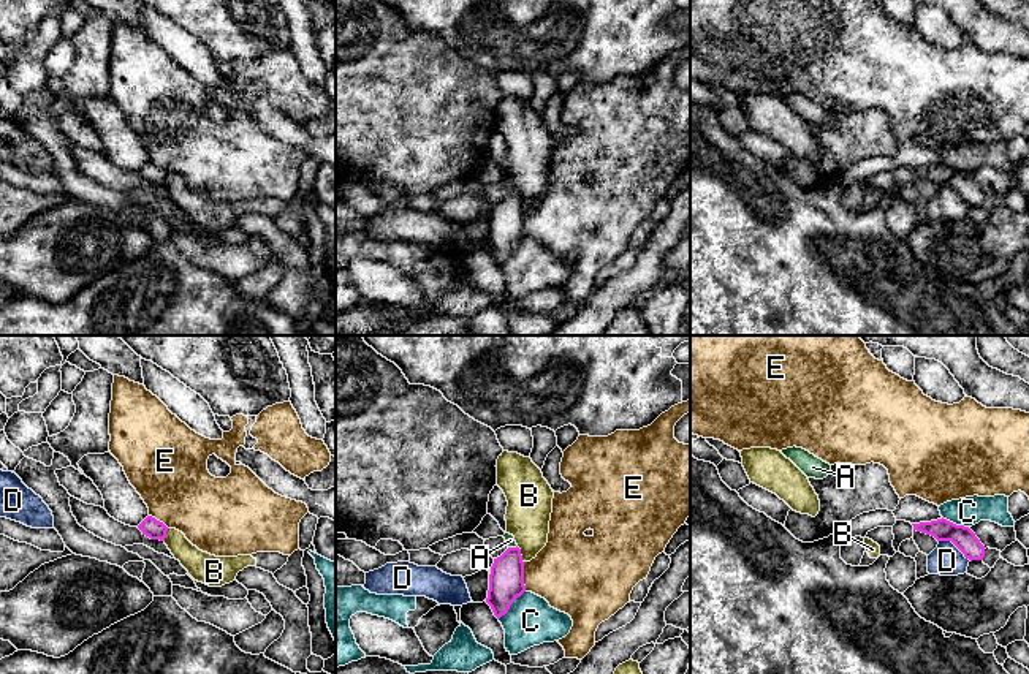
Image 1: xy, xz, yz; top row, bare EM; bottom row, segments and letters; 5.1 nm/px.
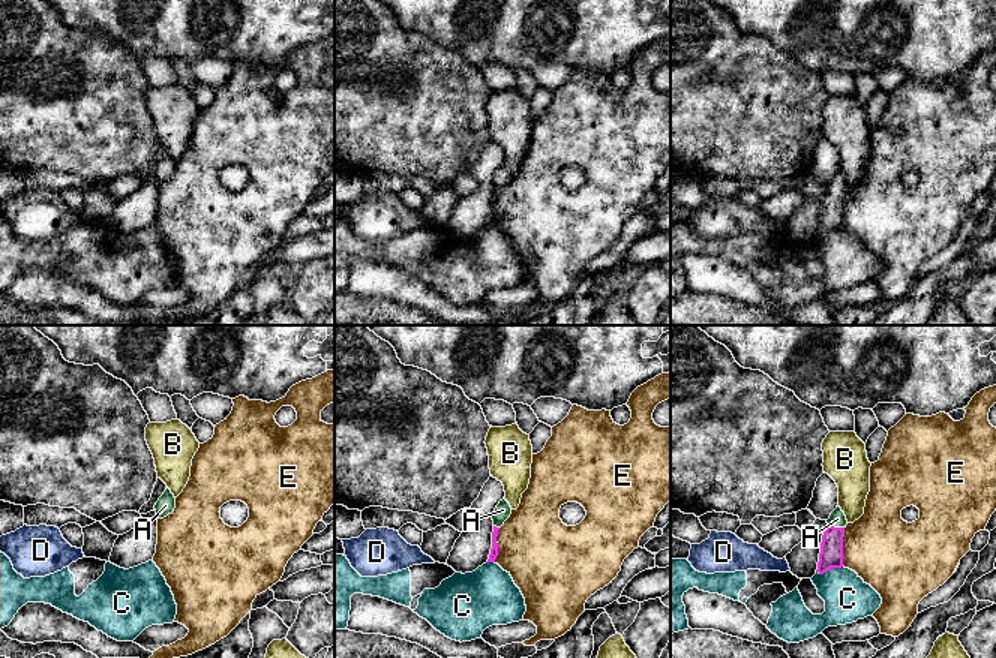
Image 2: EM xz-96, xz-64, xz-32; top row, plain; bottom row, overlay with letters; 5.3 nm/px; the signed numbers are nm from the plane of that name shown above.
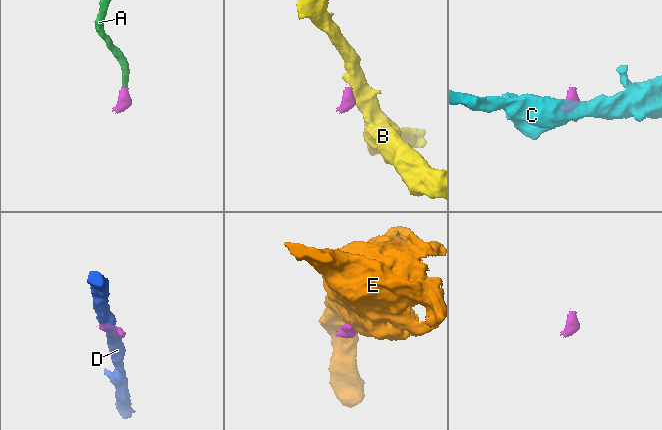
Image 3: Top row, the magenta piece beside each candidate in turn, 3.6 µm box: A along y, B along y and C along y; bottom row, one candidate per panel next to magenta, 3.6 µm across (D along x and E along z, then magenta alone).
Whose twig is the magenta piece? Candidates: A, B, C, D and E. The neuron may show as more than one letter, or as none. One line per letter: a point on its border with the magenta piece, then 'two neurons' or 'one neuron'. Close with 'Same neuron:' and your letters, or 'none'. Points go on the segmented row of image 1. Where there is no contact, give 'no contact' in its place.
A: contact xz (512, 548); one neuron
B: contact xz (520, 554); two neurons
C: contact xz (512, 603); two neurons
D: contact yz (955, 545); two neurons
E: contact xz (523, 576); two neurons
Same neuron: A

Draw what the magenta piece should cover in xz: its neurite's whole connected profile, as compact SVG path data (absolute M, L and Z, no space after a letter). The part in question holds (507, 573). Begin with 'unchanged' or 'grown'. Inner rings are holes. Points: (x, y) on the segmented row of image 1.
grown | M505 533L503 538L508 549L500 557L494 559L486 598L486 603L497 619L505 615L513 601L526 592L521 549L513 535Z

